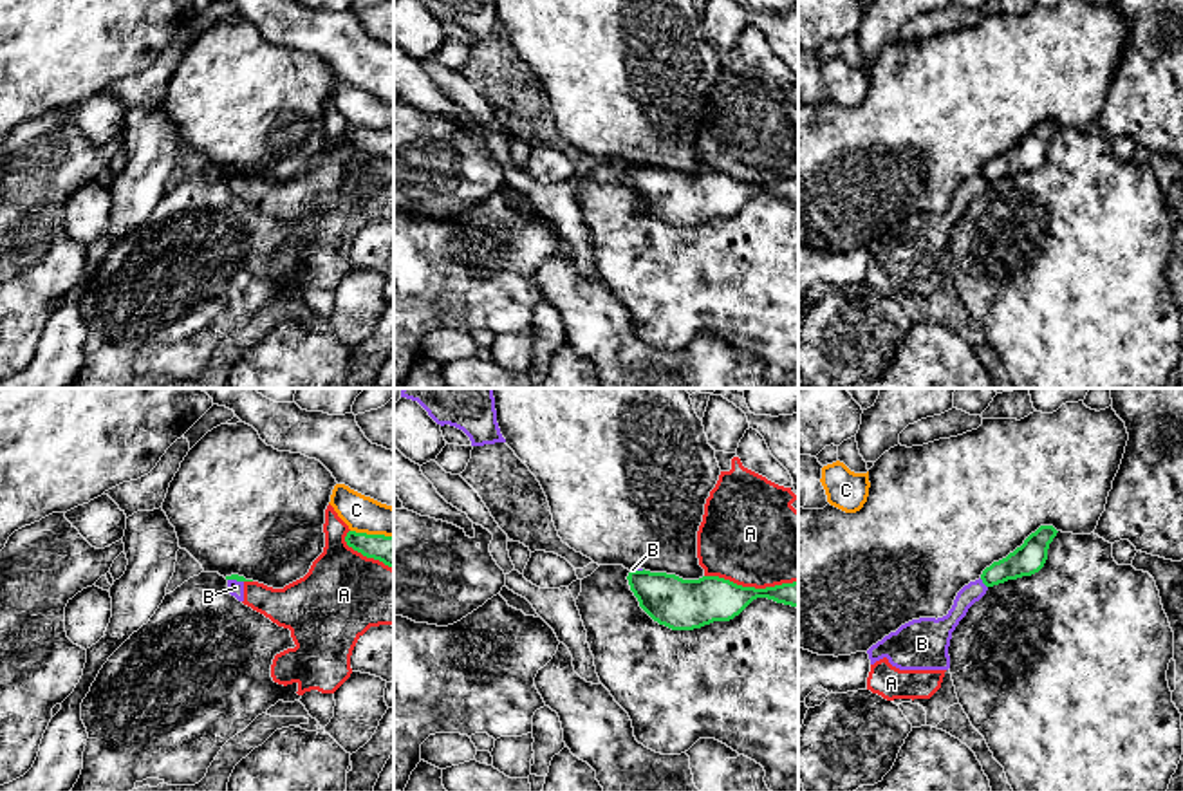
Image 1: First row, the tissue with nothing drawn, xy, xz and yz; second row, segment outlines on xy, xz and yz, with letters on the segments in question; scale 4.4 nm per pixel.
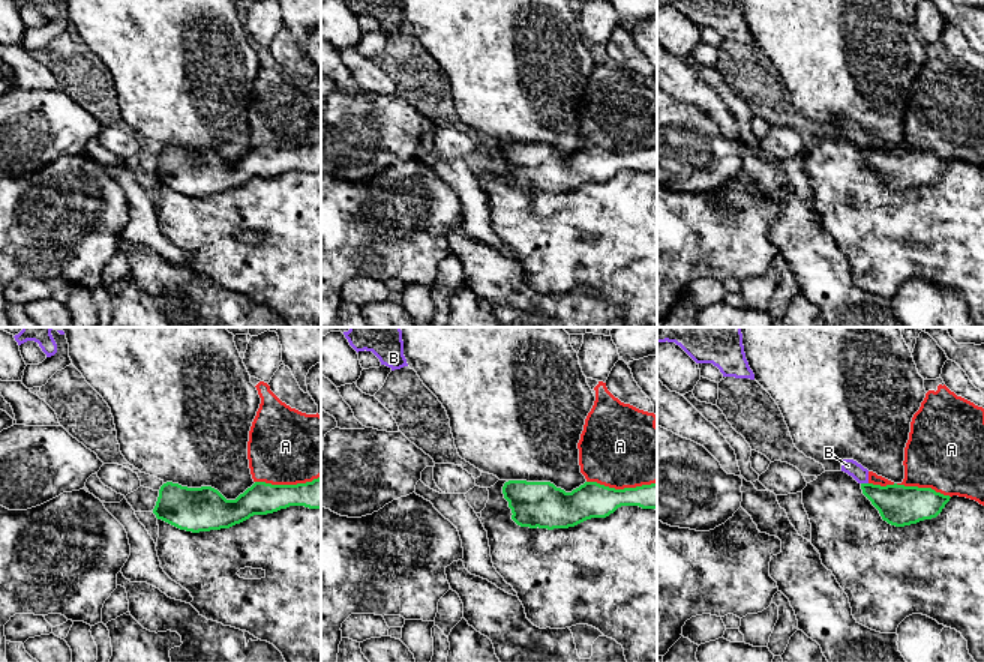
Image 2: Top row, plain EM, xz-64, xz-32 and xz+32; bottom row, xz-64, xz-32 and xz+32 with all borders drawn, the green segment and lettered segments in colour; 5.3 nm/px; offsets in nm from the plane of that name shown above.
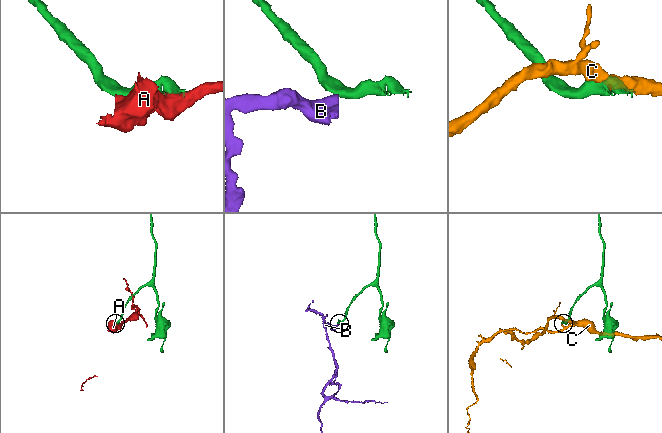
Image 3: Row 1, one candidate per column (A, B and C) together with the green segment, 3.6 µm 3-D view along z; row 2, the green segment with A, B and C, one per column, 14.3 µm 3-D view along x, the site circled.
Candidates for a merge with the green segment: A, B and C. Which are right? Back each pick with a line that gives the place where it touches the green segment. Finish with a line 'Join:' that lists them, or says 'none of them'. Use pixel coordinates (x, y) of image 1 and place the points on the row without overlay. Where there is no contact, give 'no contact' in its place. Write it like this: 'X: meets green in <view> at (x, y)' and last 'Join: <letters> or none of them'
Join: none of them

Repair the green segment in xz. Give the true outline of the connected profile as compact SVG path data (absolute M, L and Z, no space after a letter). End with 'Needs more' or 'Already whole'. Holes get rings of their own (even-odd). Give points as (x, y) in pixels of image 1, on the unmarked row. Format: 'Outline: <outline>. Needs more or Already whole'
Outline: M645 164L630 166L627 175L639 202L672 226L694 226L713 217L730 217L757 193L798 204L798 177L755 184L719 172L683 175Z. Already whole

